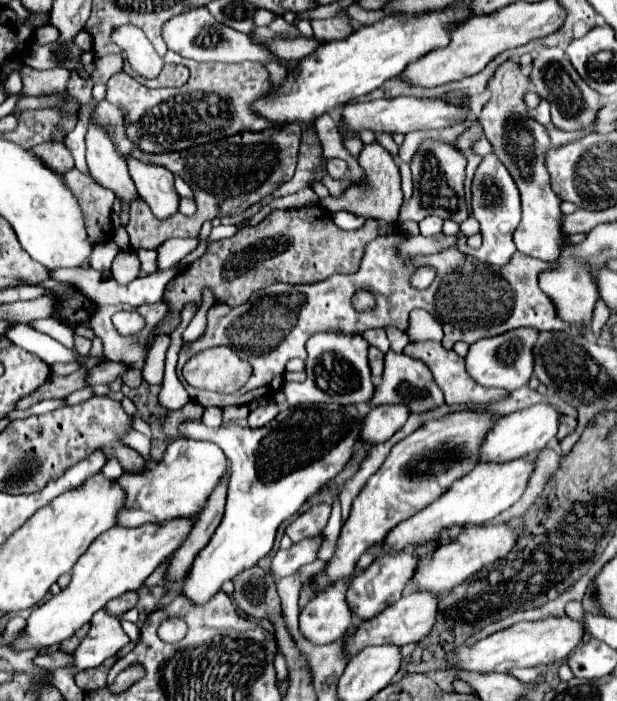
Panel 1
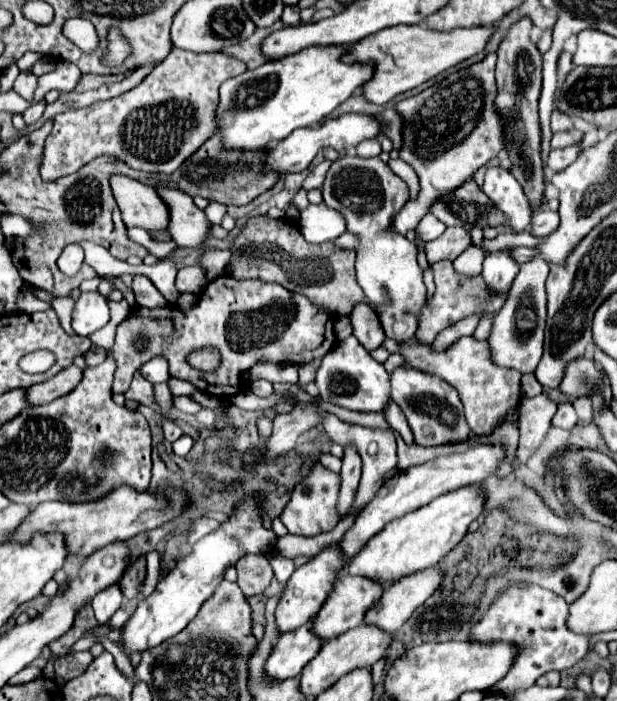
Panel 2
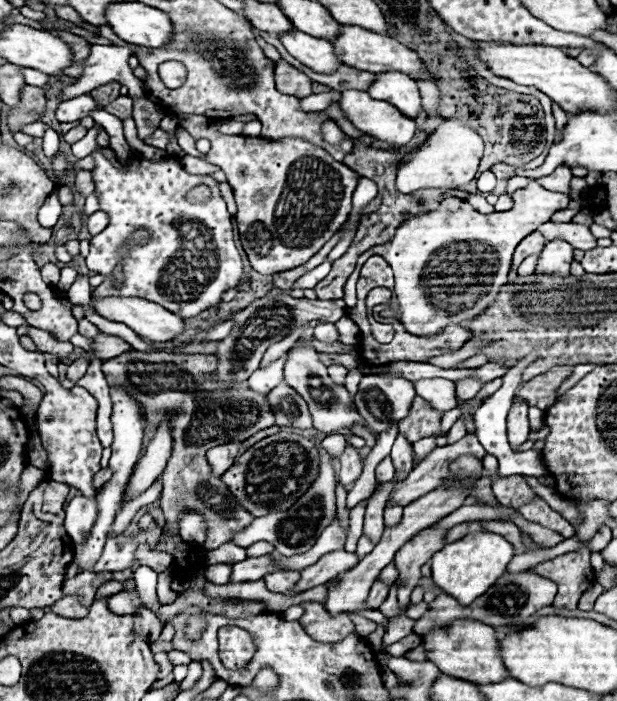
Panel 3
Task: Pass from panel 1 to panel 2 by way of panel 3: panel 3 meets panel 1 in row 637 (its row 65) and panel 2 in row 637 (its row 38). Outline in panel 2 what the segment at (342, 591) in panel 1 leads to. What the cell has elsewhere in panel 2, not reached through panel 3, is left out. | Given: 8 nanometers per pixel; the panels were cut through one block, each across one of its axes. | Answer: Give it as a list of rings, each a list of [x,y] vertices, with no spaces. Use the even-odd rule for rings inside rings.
[[[312,620],[292,632],[284,632],[266,662],[268,678],[286,680],[300,676],[302,668],[318,654],[322,644],[324,638],[314,632]]]

